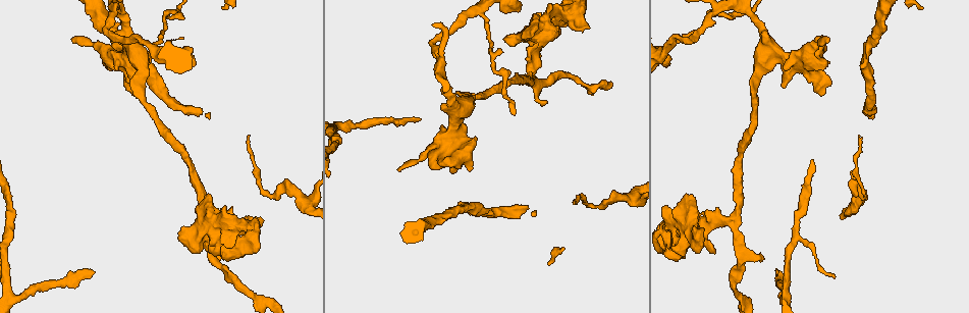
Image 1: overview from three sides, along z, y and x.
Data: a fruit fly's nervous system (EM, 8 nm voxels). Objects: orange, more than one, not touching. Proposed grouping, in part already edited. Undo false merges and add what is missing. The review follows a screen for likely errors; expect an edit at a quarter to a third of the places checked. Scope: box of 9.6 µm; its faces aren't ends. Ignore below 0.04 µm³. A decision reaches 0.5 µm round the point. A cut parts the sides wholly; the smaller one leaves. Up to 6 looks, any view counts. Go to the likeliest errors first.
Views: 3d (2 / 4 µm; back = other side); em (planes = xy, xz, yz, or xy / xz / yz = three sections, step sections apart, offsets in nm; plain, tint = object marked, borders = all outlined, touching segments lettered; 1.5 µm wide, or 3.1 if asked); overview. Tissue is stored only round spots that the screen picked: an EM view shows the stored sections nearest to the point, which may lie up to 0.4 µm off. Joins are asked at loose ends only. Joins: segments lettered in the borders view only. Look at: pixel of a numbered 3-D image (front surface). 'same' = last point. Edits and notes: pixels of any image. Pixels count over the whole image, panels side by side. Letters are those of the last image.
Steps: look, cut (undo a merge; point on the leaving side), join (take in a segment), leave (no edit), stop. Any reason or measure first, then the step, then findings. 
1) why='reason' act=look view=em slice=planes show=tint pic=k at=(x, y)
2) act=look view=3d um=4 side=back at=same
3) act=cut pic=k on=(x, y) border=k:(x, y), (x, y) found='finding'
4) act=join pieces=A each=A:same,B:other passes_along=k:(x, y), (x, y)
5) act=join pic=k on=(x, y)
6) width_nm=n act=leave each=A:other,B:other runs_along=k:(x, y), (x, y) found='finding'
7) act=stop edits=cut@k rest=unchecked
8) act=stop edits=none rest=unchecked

why='free end' act=look view=em slice=planes show=plain pic=1 at=(776, 273)

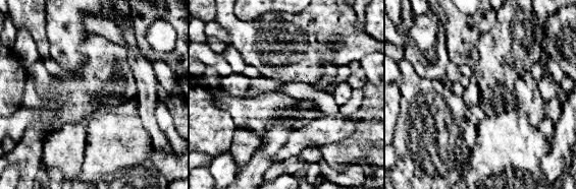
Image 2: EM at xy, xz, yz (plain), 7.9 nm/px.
why='with the object marked' act=look view=em slice=planes show=tint at=same

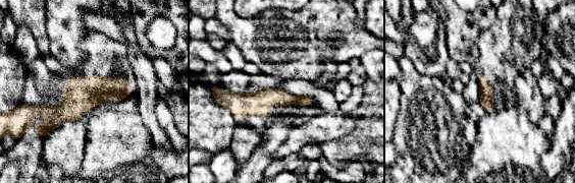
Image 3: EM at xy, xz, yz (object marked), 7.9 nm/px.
why='see the neighbours' act=look view=em slice=planes show=borders at=same

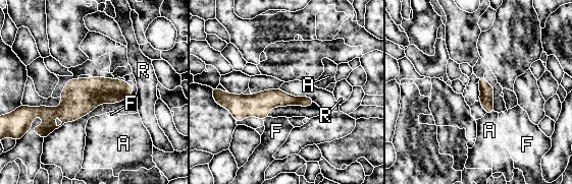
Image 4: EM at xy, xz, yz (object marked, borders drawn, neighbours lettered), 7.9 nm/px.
act=leave each=A:other,F:other,R:other border=4:(494, 111), (485, 114) found='none of them fits'

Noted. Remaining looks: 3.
why='stops while still wide' act=look view=em slice=planes show=borders pic=1 at=(509, 43)

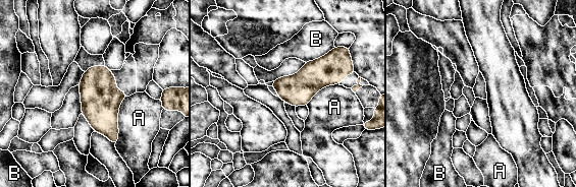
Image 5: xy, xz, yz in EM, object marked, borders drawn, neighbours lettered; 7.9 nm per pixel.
act=leave each=A:other,B:other border=5:(127, 97), (119, 107), (115, 145) found='no lettered segment goes on from it'

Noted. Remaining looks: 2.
why='thin end' act=look view=em slice=planes show=borders pic=1 at=(398, 171)

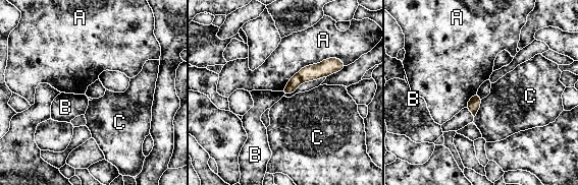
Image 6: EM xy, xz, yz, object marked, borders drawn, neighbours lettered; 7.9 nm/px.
act=leave each=A:other,B:other,C:other border=6:(482, 99), (479, 110), (474, 117) found='no lettered segment goes on from it'

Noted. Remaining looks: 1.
act=stop edits=none rest=unchecked

